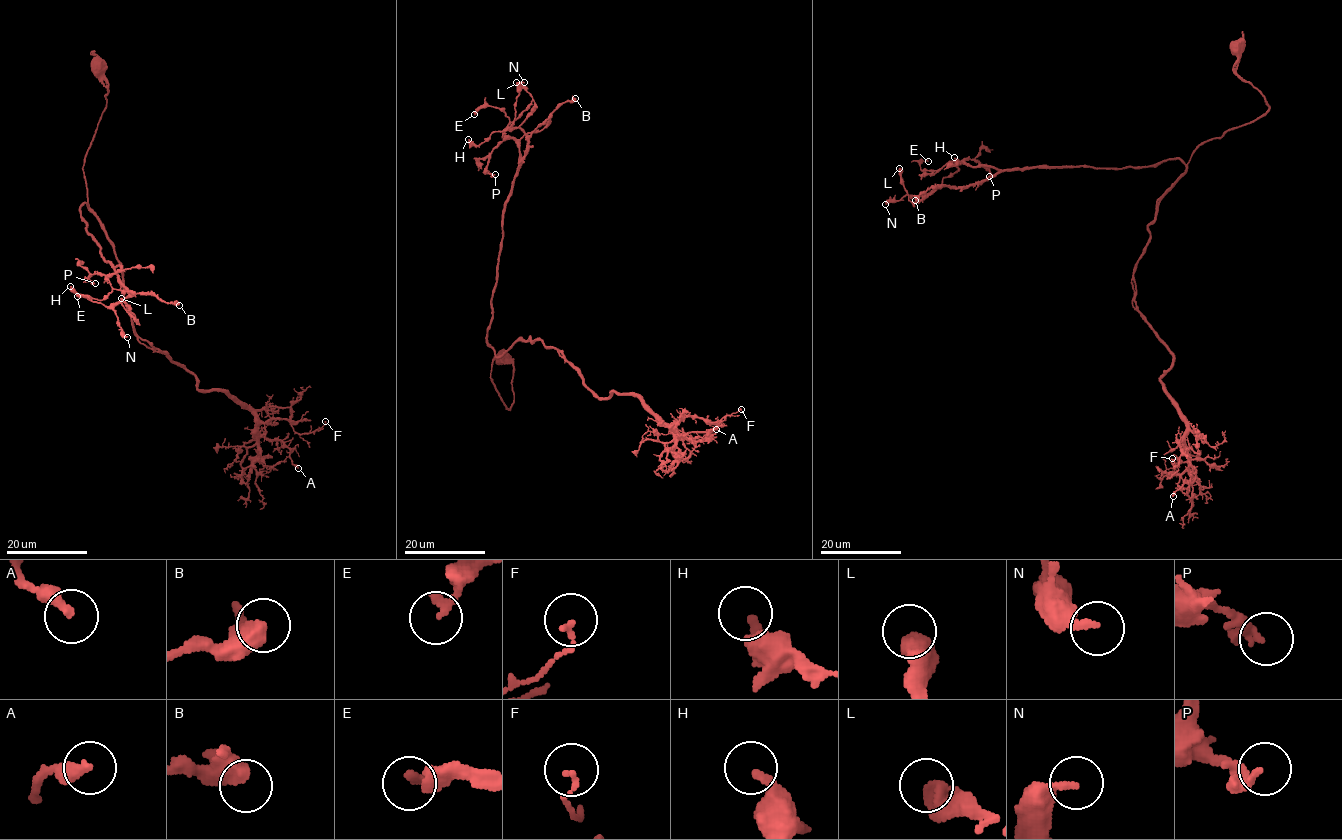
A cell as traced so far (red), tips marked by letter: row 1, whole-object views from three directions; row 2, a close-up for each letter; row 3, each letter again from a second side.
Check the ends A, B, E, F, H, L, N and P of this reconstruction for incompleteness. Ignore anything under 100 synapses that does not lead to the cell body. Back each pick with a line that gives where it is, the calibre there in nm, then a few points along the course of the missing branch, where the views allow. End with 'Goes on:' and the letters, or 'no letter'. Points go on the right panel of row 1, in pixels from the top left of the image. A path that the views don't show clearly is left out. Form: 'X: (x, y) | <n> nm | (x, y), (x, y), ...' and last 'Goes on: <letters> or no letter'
Goes on: no letter

